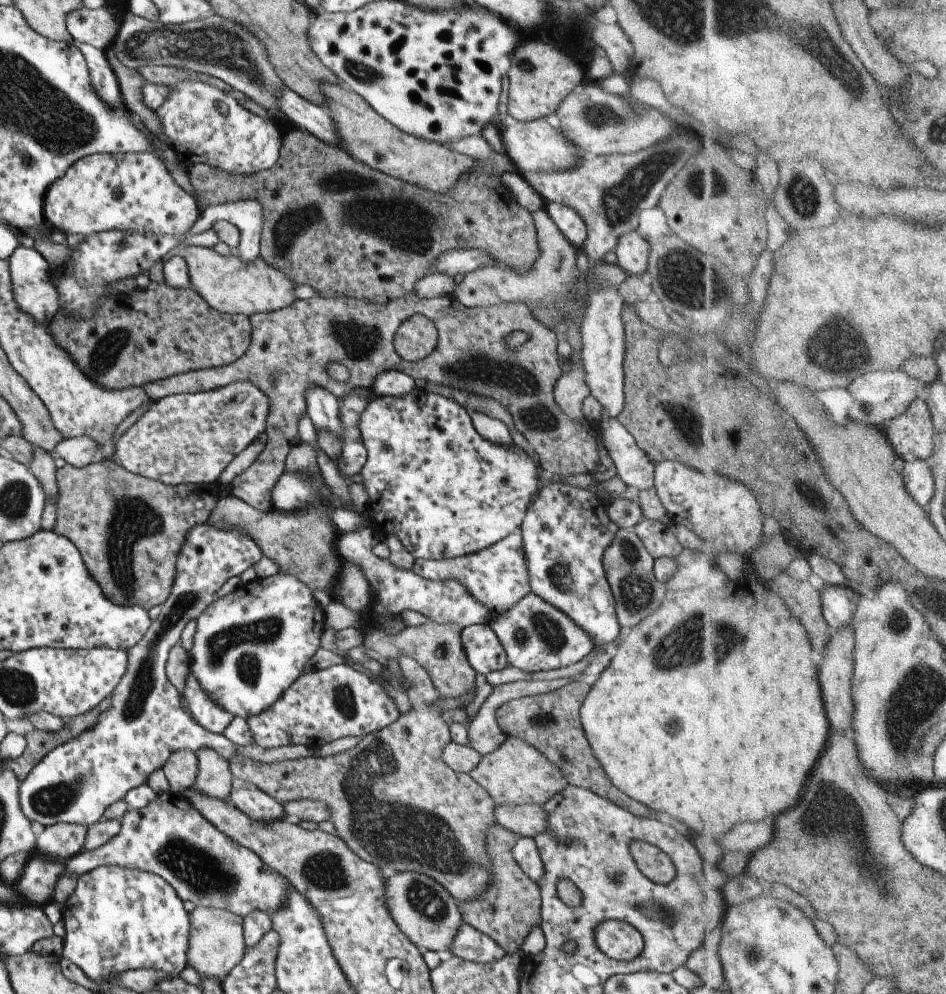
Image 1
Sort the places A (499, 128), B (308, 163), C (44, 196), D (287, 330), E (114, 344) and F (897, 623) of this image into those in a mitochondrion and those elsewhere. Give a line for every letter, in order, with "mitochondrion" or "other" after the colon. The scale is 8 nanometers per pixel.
A: other
B: mitochondrion
C: other
D: other
E: mitochondrion
F: mitochondrion

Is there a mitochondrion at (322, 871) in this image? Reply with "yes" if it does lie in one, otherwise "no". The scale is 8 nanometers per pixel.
yes

